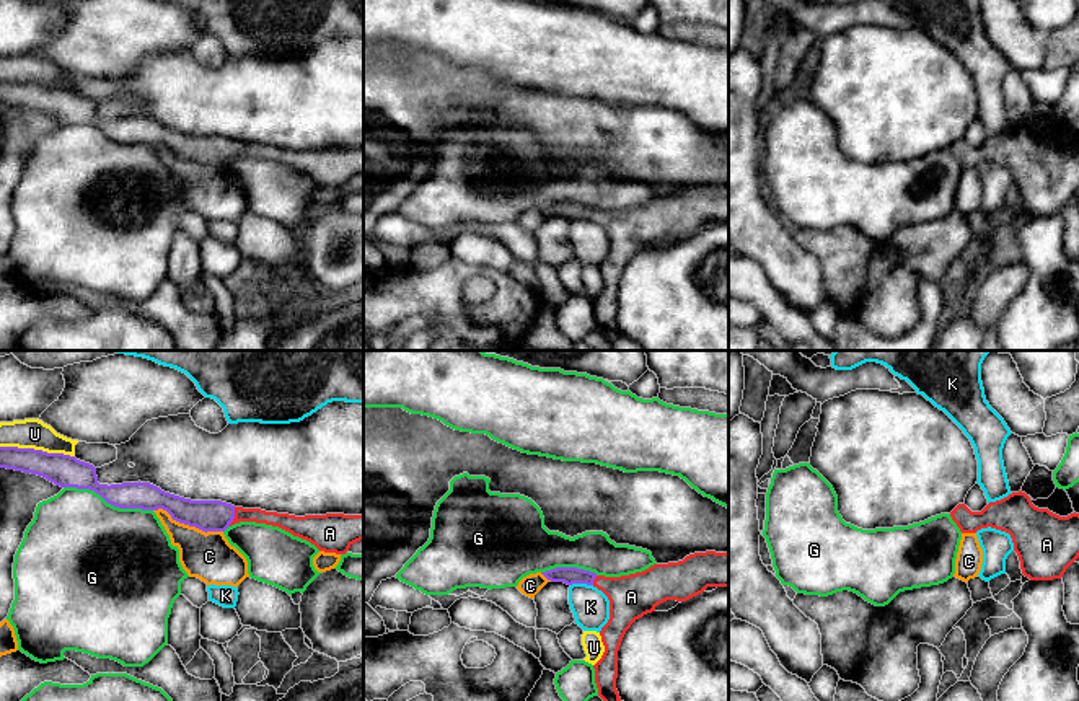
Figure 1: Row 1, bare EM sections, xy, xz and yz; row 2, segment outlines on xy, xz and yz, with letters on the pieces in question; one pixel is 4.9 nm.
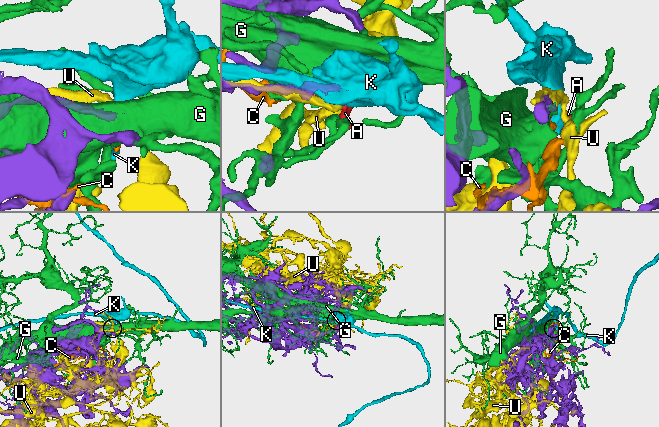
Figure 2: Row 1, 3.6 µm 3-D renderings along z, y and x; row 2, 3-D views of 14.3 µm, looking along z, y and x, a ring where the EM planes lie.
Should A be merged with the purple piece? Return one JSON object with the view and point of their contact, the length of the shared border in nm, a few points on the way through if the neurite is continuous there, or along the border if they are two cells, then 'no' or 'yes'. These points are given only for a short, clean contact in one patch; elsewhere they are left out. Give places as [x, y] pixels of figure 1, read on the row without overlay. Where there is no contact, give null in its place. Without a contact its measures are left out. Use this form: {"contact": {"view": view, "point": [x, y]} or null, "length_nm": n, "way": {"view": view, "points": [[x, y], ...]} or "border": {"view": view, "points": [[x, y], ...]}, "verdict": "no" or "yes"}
{"contact": {"view": "xy", "point": [233, 152]}, "length_nm": 100, "way": {"view": "xy", "points": [[209, 150], [233, 152], [261, 150], [282, 155]]}, "verdict": "yes"}

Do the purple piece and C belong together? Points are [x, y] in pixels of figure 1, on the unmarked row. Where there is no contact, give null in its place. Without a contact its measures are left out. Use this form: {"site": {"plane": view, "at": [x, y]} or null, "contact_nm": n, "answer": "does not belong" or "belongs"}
{"site": {"plane": "xy", "at": [188, 158]}, "contact_nm": 360, "answer": "does not belong"}

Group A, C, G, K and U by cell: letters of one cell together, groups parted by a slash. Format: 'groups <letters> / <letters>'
groups A / C / G / K / U

